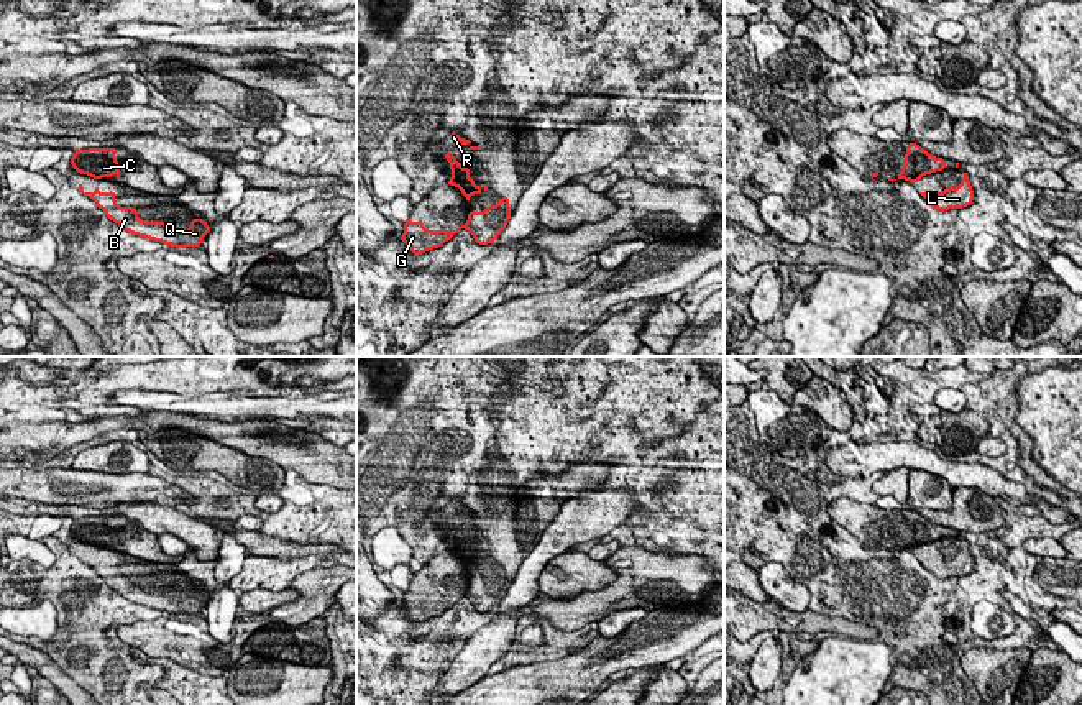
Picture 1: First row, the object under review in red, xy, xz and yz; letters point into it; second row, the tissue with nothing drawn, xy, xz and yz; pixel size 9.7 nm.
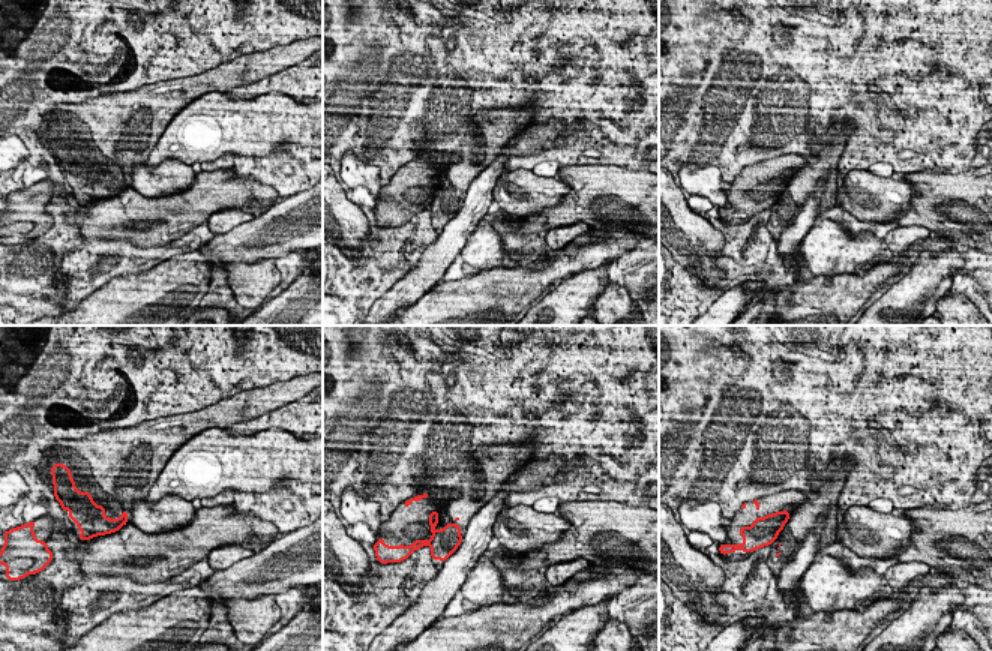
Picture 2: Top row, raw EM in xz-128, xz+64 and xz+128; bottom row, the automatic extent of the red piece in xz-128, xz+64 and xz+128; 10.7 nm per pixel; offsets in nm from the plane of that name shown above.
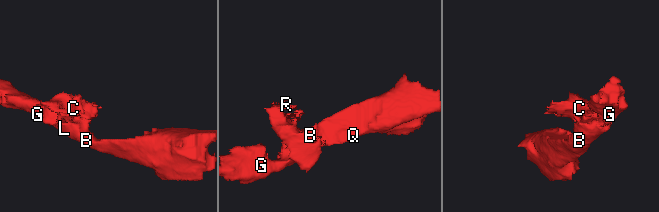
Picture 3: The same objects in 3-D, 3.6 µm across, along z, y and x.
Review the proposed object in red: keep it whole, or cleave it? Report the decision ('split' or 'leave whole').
split

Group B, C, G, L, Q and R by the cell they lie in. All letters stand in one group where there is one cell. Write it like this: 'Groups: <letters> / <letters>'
Groups: B G L Q / C R

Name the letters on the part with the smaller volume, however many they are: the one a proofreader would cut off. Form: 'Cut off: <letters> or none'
Cut off: C, R

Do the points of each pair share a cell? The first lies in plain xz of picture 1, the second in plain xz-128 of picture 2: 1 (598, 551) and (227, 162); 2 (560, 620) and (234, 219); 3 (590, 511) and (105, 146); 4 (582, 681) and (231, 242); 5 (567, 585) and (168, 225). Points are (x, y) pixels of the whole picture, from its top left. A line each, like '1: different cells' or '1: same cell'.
1: same cell
2: different cells
3: different cells
4: same cell
5: different cells

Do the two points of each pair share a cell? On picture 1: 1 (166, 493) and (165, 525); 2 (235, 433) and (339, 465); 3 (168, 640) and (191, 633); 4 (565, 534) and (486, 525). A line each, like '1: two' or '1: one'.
1: two
2: one
3: one
4: two

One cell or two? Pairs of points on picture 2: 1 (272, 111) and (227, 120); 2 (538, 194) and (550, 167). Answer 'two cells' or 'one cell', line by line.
1: one cell
2: two cells

